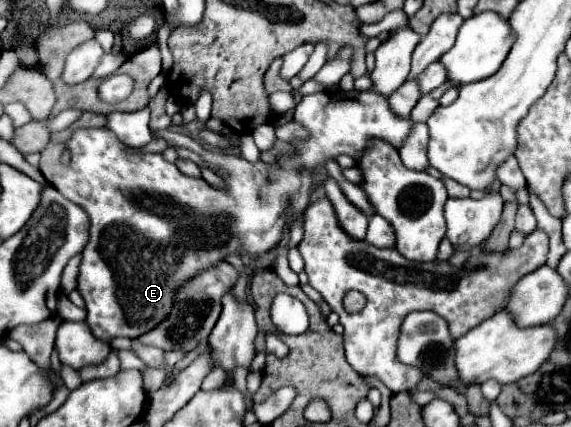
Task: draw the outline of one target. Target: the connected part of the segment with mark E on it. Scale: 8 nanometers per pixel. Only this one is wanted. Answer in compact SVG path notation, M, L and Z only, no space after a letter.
M333 91L333 93L315 93L315 95L305 95L299 105L295 107L295 113L293 113L293 121L299 123L301 127L305 127L309 131L309 137L305 139L295 139L291 141L293 145L293 151L291 155L289 153L283 153L277 157L277 163L263 163L263 161L257 161L257 163L249 163L245 161L243 157L235 155L235 153L225 153L225 151L207 151L203 149L199 143L195 143L195 139L191 139L189 135L175 135L173 141L179 141L183 143L183 147L195 151L197 155L201 155L209 165L213 167L219 167L219 169L225 169L227 173L221 175L221 179L225 181L225 189L217 189L213 185L209 185L205 179L201 177L187 177L183 175L173 163L165 161L161 157L161 153L141 153L141 155L135 155L135 153L127 153L123 151L121 147L121 141L115 137L115 133L109 133L109 129L77 129L73 131L71 139L65 144L53 144L49 143L47 147L41 152L39 171L41 175L45 177L47 183L51 183L63 197L67 197L69 201L77 203L77 205L83 205L83 209L89 213L89 219L91 219L91 231L89 231L89 243L87 247L83 249L83 259L81 259L81 267L79 267L79 285L77 285L77 291L83 295L85 303L87 303L87 319L85 323L89 325L91 333L105 341L107 345L115 339L115 337L129 337L129 339L137 339L141 337L143 333L149 333L151 329L155 329L159 323L165 321L165 317L169 317L169 313L173 311L173 305L175 305L175 295L179 291L179 287L187 281L191 281L193 277L201 275L205 269L221 263L227 259L227 255L231 253L237 253L237 255L261 255L261 253L267 253L271 251L273 247L277 247L281 241L283 241L283 235L285 235L285 225L287 225L287 217L291 219L291 223L295 221L301 221L303 219L303 213L309 205L309 197L311 193L317 189L317 183L315 183L315 173L317 169L325 163L325 159L329 157L337 157L341 153L347 153L351 155L353 159L359 159L361 151L365 149L365 141L371 139L371 137L379 137L379 139L385 139L387 143L391 143L393 147L399 147L403 143L403 137L407 137L409 129L411 129L411 119L401 119L397 115L391 113L389 105L387 105L387 99L385 97L379 97L377 93L371 93L371 91L351 91L351 93L345 93L345 91Z

